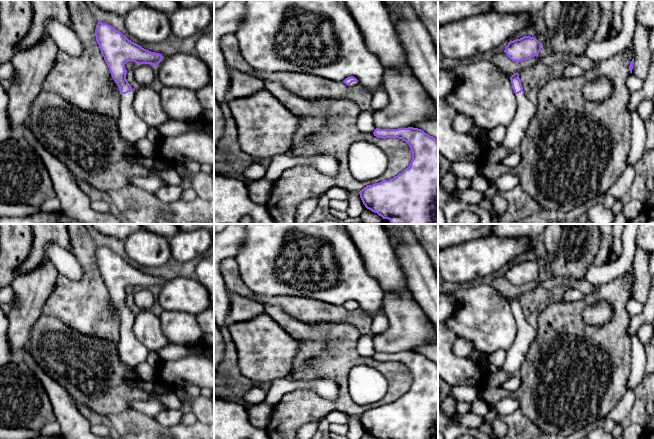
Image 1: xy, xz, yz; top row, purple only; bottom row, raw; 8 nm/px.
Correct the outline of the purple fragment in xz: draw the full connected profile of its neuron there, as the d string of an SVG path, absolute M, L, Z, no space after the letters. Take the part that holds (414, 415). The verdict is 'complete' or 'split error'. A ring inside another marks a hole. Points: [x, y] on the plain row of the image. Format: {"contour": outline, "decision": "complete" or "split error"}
{"contour": "M413 351L376 352L373 358L382 363L402 363L412 375L412 384L397 400L364 411L359 418L365 431L378 439L438 439L438 364Z", "decision": "complete"}

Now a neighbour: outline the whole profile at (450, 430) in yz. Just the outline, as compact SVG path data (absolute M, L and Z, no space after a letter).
M438 407L438 432L443 434L444 439L457 439L463 435L470 435L475 439L490 439L487 434L478 429L455 424L451 416L444 414L440 407Z

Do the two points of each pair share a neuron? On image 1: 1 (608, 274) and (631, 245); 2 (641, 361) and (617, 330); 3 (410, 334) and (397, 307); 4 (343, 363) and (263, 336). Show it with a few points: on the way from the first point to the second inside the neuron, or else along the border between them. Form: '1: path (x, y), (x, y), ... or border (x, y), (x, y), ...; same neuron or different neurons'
1: path (616, 268), (628, 256), (628, 253); same neuron
2: border (629, 338), (631, 372); different neurons
3: path (409, 327), (404, 314); same neuron
4: border (284, 329), (298, 342), (298, 351), (291, 370); different neurons

